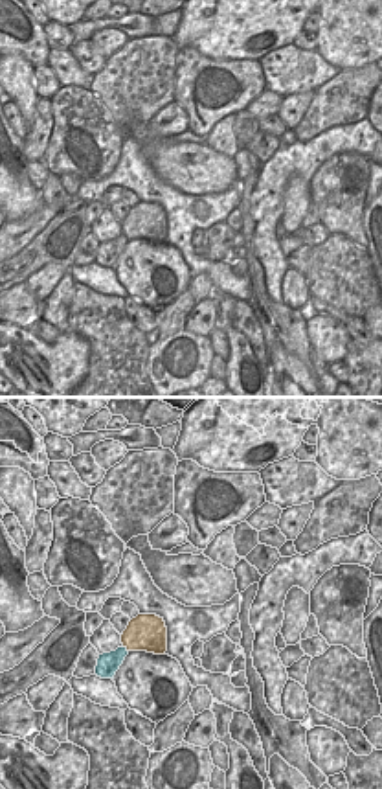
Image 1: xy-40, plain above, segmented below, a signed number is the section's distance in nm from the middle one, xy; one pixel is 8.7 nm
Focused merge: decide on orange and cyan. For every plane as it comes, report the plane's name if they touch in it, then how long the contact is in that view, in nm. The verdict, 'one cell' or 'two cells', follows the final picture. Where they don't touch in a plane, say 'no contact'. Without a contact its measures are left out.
xy-40 | 80 nm

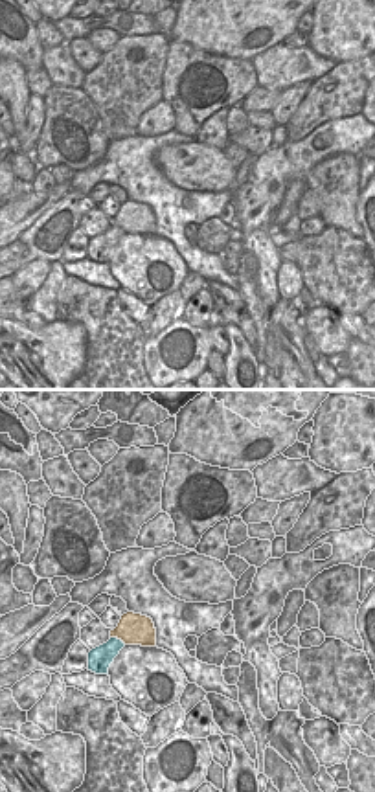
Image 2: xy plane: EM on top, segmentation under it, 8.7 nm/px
xy | 160 nm

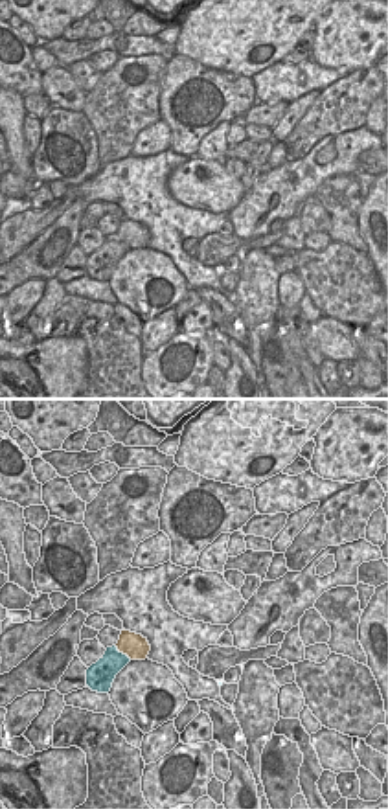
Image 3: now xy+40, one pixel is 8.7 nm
xy+40 | 200 nm

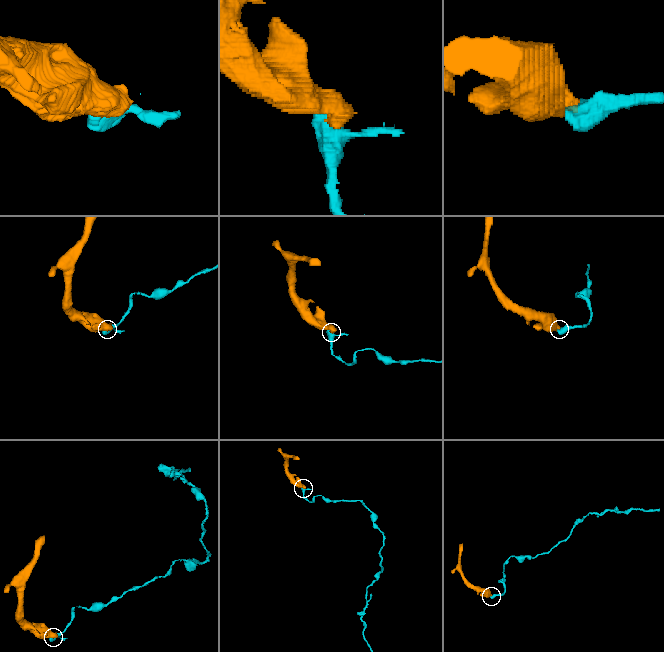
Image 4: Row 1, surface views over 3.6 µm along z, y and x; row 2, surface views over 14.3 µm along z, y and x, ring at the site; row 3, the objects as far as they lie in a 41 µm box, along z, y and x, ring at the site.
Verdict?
two cells

